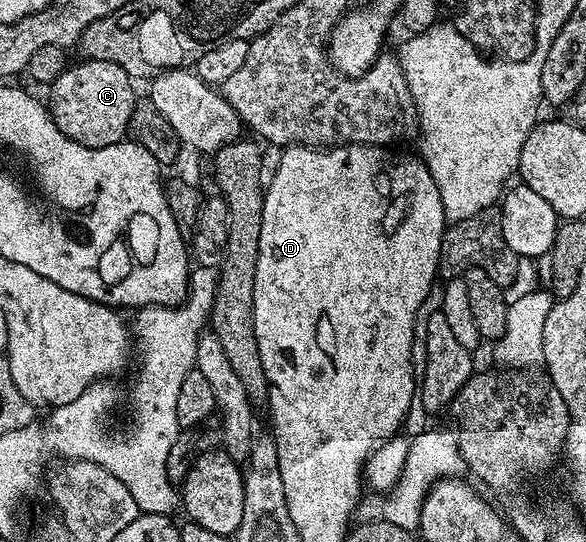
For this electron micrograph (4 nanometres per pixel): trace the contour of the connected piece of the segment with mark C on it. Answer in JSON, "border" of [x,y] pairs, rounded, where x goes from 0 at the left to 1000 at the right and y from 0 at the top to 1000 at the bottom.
{"border":[[[150,109],[133,114],[133,120],[119,118],[82,159],[80,199],[90,225],[114,256],[128,256],[142,271],[167,275],[215,258],[224,212],[237,192],[237,181],[227,173],[229,144],[203,116]]]}

